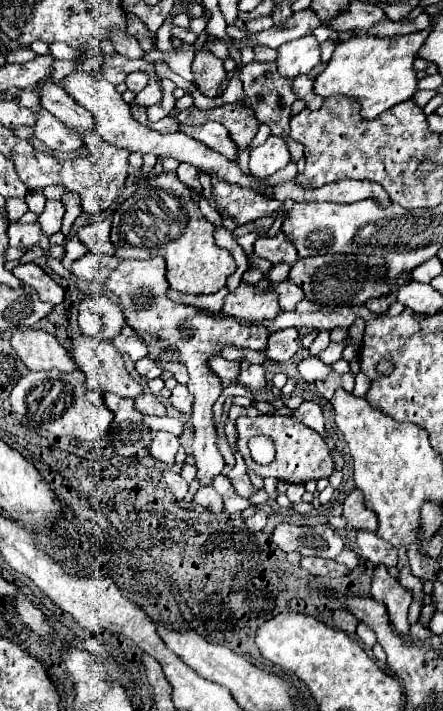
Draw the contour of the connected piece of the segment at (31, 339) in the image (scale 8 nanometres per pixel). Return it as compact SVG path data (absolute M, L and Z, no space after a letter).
M18 330L14 332L12 336L12 348L16 350L16 354L20 356L20 360L30 368L30 370L54 370L58 368L60 372L68 374L68 372L74 372L76 370L76 364L72 362L70 354L66 352L66 348L48 332L44 330Z

